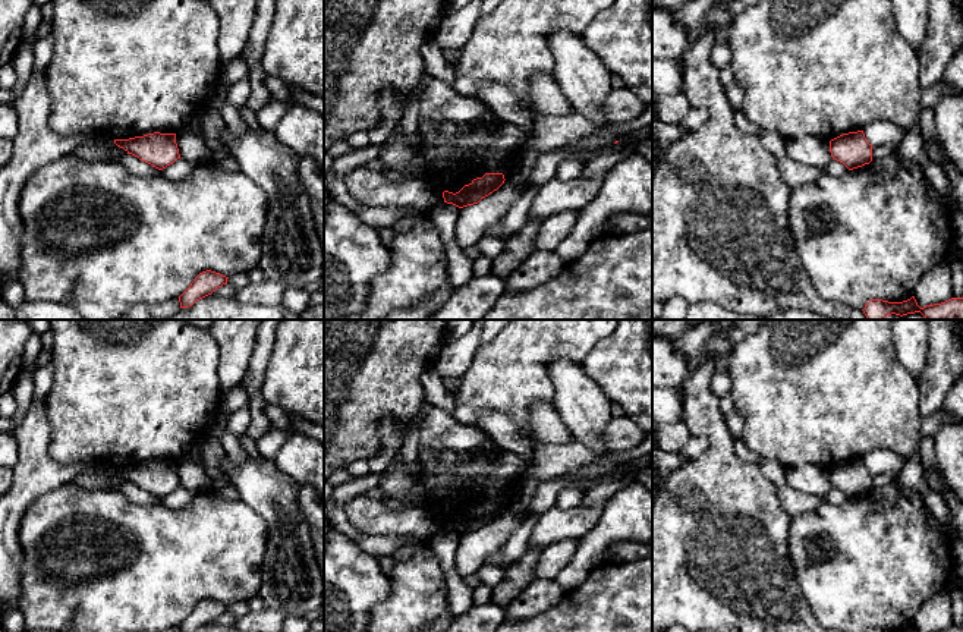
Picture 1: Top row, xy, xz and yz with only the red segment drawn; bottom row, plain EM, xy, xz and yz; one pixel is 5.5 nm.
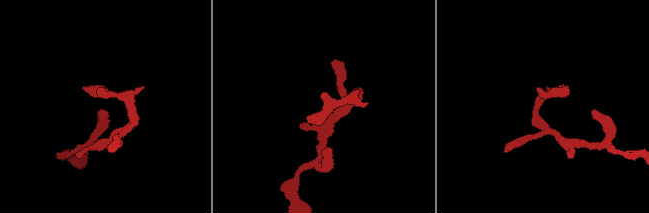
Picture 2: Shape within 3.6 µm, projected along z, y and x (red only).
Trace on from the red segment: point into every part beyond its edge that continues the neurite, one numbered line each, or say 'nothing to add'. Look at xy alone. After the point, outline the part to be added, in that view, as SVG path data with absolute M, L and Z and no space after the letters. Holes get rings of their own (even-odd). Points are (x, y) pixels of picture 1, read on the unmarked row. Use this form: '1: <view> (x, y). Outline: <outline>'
nothing to add

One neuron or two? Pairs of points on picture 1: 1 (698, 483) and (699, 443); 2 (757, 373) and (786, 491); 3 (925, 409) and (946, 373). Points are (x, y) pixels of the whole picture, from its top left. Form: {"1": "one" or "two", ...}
{"1": "two", "2": "two", "3": "one"}

